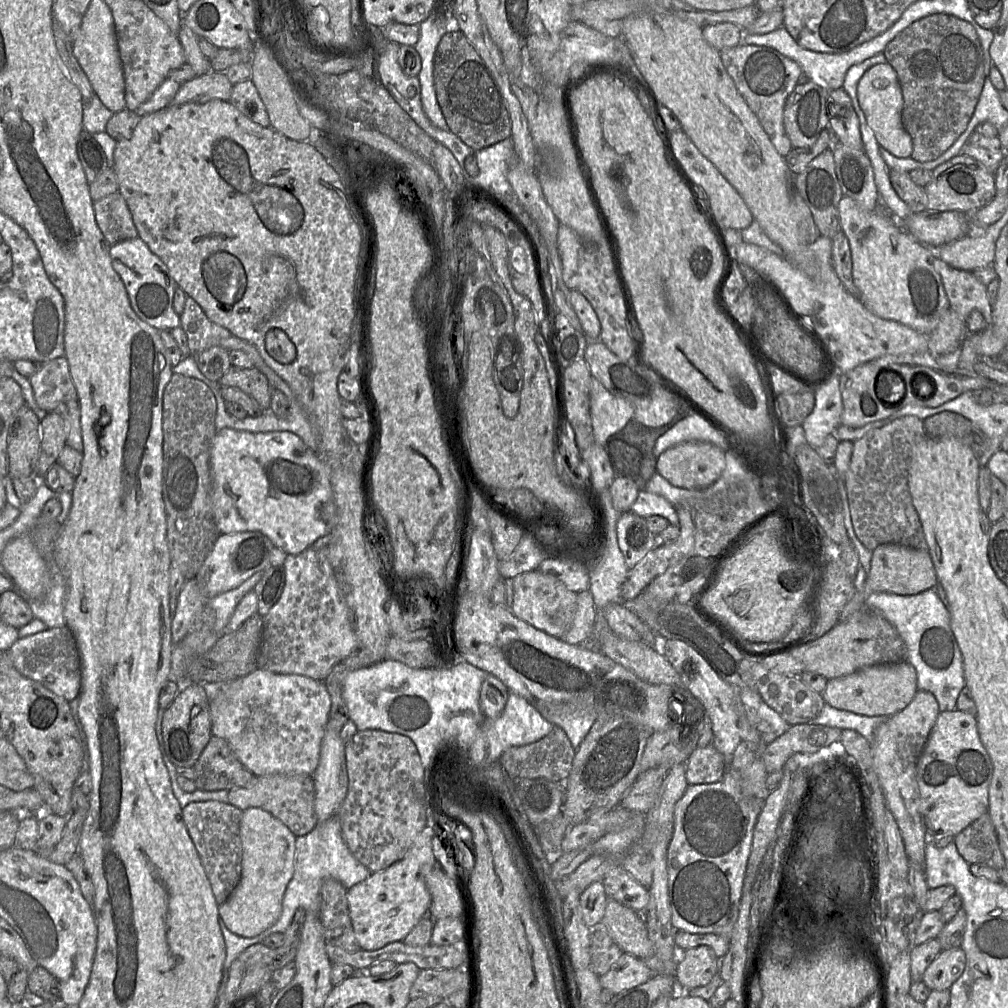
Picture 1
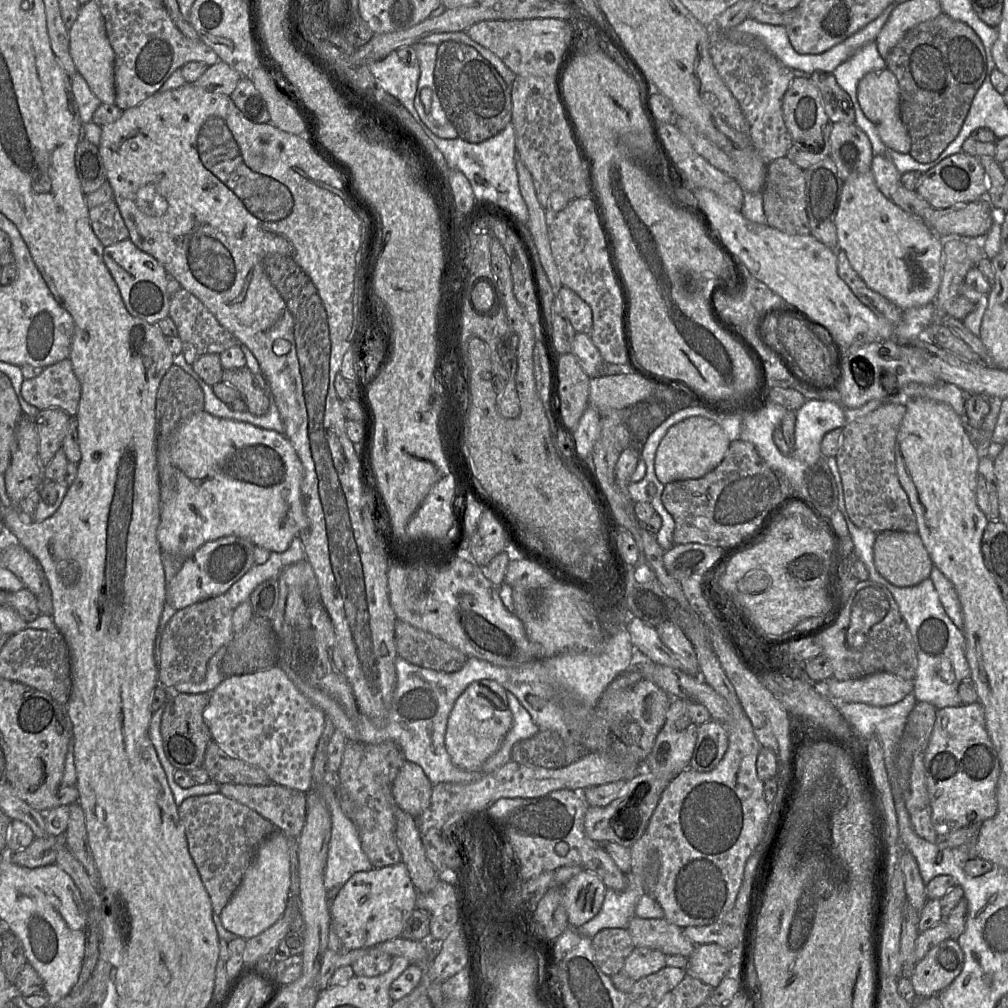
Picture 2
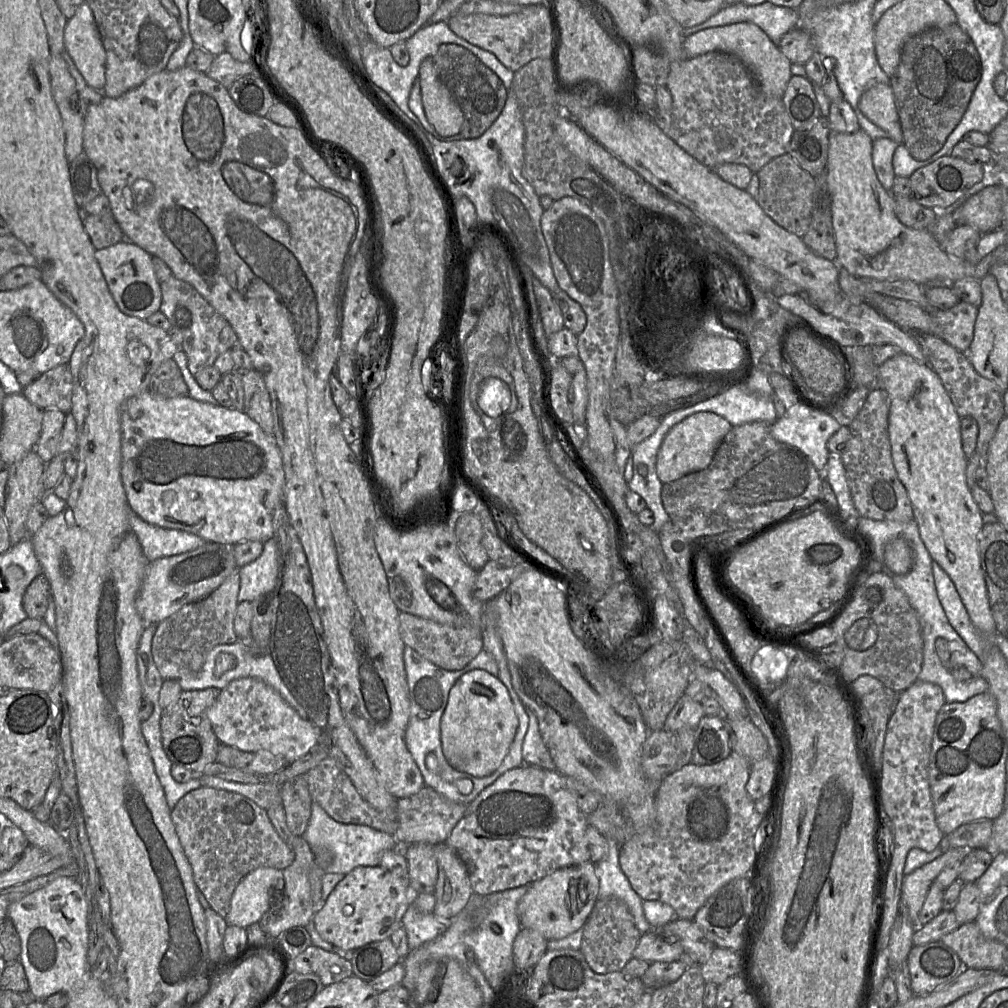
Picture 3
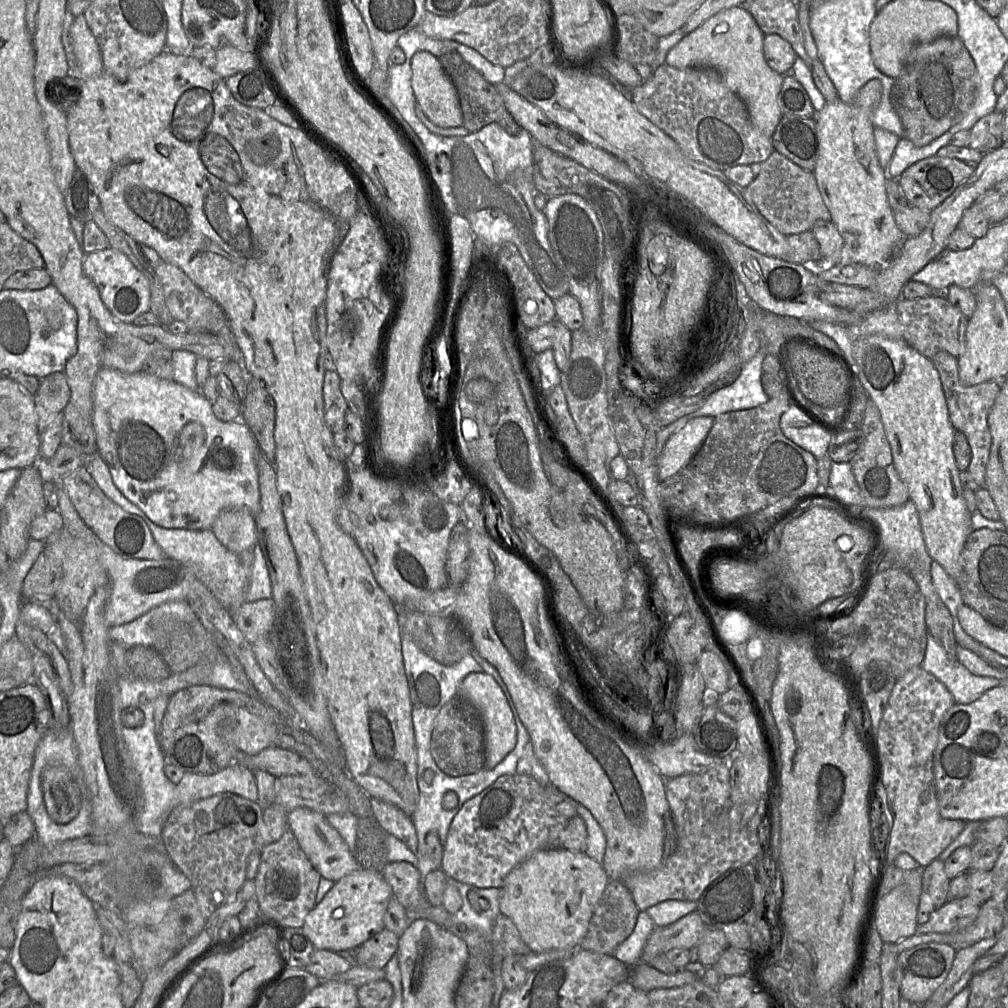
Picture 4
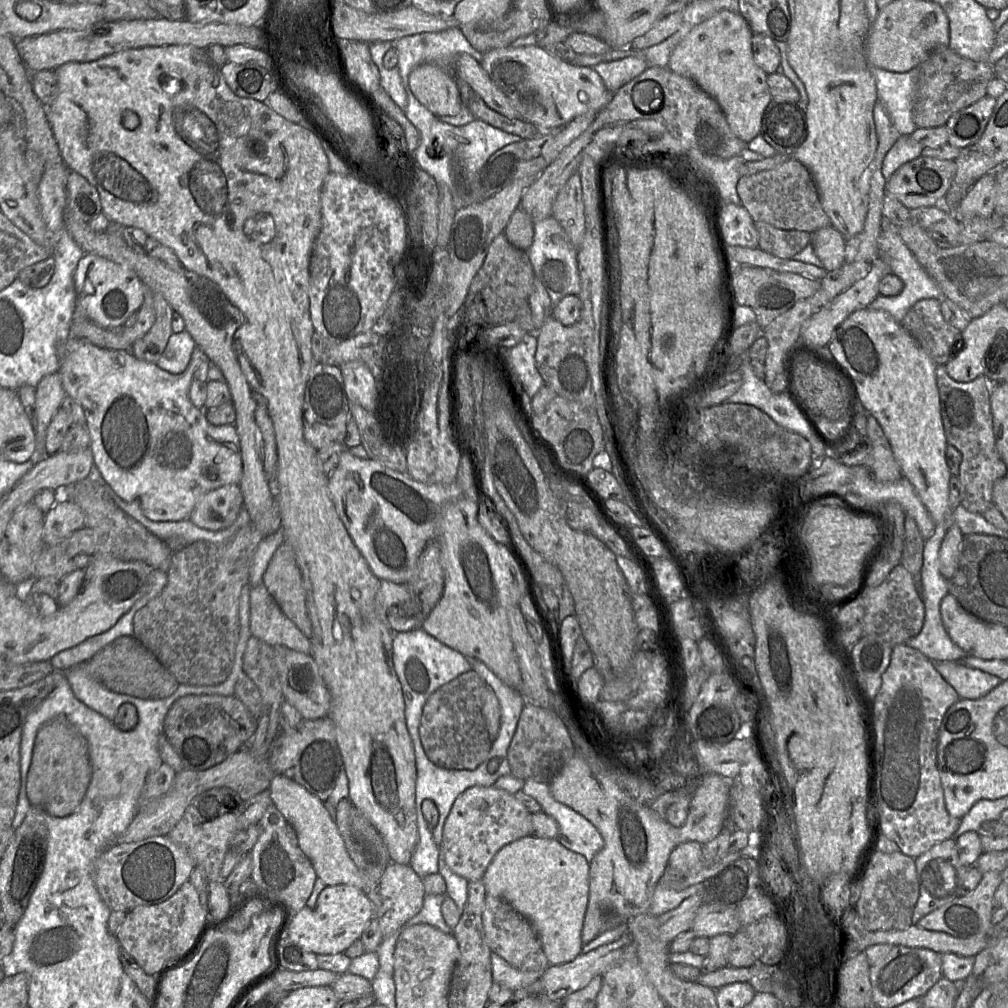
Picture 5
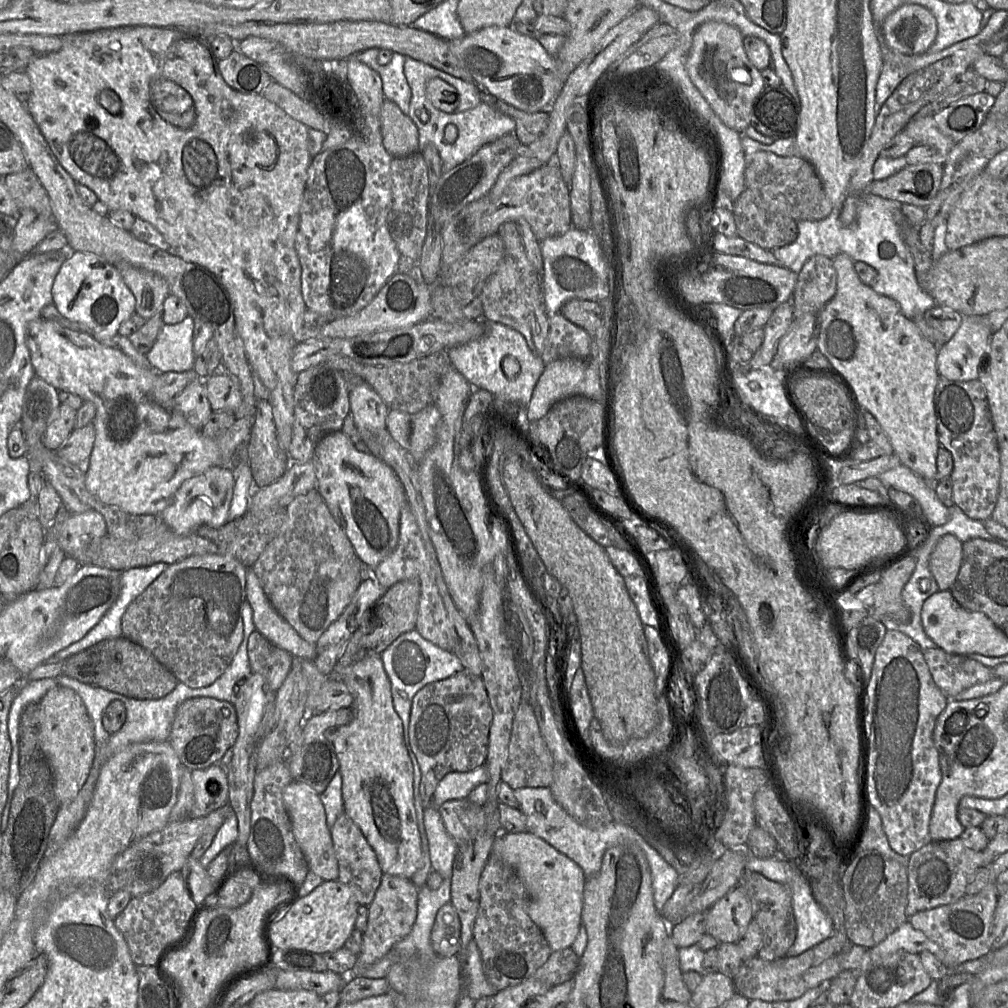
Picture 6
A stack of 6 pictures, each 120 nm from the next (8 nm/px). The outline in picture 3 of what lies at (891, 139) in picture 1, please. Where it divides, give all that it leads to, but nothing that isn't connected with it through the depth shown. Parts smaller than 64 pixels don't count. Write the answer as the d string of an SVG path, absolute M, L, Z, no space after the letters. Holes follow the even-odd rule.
M879 83L867 89L860 97L859 109L873 124L886 131L899 145L903 134L890 84Z

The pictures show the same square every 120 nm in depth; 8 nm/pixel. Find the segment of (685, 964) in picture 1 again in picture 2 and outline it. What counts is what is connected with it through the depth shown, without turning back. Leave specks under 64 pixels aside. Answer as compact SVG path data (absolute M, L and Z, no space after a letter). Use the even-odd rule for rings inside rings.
M718 944L696 946L689 957L686 973L711 987L718 986L730 972L730 953Z

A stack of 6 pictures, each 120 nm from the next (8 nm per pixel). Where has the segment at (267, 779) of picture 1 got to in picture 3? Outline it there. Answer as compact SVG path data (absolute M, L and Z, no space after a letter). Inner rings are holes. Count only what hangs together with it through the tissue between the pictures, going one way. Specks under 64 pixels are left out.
M199 775L198 780L201 787L241 794L265 810L271 806L282 805L281 787L279 785L231 782L206 775Z

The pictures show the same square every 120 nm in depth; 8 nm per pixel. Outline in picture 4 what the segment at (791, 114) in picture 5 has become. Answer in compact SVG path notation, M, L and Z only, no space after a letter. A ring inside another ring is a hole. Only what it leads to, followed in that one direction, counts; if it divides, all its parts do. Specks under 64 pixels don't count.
M783 115L771 139L775 151L803 169L813 172L818 155L816 124L813 118Z

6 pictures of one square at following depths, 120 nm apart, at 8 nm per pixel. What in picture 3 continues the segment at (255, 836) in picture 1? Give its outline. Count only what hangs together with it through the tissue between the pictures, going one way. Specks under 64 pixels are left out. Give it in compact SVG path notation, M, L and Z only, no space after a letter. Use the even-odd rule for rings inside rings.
M259 867L248 873L235 888L230 910L225 917L228 926L247 926L260 922L262 916L283 899L284 877L280 869Z

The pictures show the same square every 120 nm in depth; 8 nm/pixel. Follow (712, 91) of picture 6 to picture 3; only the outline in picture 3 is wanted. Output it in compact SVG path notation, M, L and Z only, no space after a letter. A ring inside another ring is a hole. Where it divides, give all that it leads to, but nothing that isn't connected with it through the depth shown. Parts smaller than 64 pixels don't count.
M750 22L706 28L691 34L685 37L683 50L686 58L694 58L714 51L736 56L752 73L762 91L769 96L779 99L782 99L787 84L792 76L792 63L789 59L760 27Z

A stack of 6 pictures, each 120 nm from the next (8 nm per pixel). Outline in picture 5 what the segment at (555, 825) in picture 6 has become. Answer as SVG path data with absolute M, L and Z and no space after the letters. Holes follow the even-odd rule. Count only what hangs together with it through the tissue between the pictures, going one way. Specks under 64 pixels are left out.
M527 779L525 780L522 791L533 797L542 808L542 811L554 818L558 824L559 832L556 839L567 849L581 854L591 863L593 858L600 852L604 846L604 839L596 828L596 826L585 818L582 814L578 813L566 804L557 801L549 787L548 782L543 780Z

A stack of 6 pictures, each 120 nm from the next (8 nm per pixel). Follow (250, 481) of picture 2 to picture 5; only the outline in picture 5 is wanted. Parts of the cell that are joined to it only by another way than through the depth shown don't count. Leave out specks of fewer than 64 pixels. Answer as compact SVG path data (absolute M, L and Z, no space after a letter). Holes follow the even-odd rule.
M68 338L59 348L62 386L67 395L76 400L84 409L86 425L90 434L90 447L93 452L94 465L105 482L123 500L138 504L149 519L156 522L178 522L188 520L199 499L206 493L228 484L240 484L243 465L239 436L235 424L215 426L205 416L205 409L196 407L189 398L189 388L193 381L193 373L202 361L208 359L204 351L196 345L186 370L181 374L172 374L159 368L156 364L137 359L129 350L111 350L94 345L87 339Z

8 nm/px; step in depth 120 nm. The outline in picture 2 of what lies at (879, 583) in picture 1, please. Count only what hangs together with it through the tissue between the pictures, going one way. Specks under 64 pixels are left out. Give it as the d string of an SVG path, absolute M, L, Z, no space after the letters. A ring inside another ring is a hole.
M883 531L874 543L874 563L877 571L897 587L911 587L930 578L932 560L918 533Z

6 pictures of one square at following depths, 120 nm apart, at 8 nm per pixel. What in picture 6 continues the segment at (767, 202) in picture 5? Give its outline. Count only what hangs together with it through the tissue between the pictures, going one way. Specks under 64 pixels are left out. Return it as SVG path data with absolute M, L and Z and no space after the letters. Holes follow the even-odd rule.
M765 151L746 154L745 188L753 190L770 210L788 215L796 222L824 219L833 209L814 167L802 157L780 157Z

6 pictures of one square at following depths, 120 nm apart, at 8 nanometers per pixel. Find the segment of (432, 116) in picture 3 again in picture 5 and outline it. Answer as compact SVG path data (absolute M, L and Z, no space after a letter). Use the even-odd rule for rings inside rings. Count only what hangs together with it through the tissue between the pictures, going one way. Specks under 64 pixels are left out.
M435 64L415 67L408 77L416 99L437 117L456 116L462 107L456 79Z

